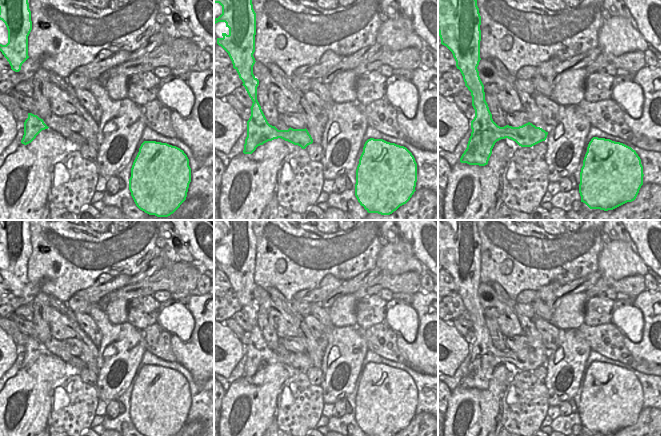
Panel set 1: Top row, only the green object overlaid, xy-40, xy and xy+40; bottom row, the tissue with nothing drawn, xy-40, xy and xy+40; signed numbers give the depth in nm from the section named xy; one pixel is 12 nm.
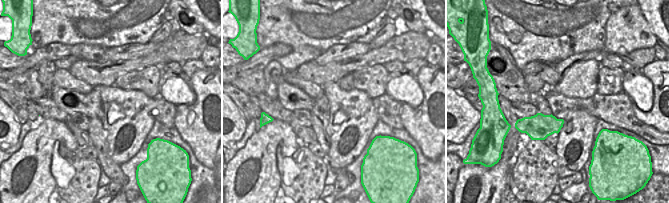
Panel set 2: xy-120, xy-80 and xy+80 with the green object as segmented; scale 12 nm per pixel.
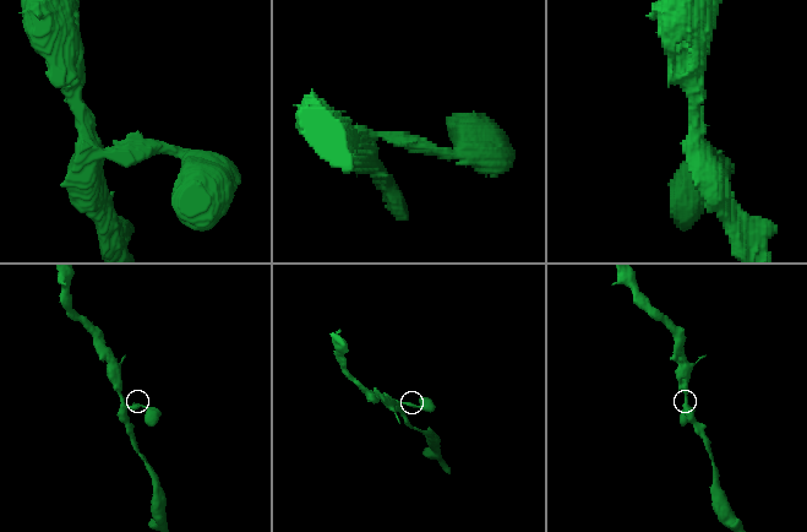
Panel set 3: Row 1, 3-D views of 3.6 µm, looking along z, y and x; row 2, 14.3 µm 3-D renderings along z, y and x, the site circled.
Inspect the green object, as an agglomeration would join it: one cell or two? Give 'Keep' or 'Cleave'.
Keep.

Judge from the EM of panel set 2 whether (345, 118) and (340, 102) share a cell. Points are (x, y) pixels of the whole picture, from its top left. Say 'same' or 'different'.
same

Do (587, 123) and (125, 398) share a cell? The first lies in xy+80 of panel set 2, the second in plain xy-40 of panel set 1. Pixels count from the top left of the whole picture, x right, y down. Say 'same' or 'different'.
different

